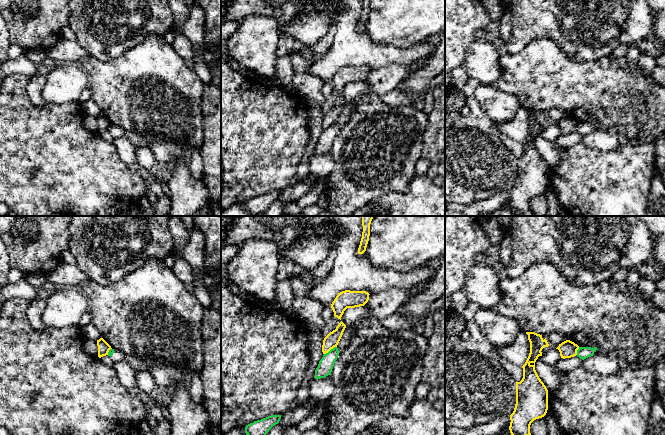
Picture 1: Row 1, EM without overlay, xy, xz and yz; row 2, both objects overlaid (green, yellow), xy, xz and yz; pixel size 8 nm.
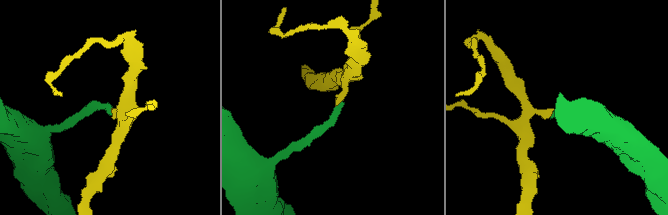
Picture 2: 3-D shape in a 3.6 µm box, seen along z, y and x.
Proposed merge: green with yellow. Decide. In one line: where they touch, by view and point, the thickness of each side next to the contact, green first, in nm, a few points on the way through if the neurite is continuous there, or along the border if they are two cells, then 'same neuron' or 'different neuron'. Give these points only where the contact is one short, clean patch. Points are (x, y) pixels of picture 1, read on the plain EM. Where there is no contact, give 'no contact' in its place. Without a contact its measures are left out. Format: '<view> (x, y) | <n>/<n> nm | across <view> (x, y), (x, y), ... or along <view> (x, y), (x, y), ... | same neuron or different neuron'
xz (331, 125) | 120/110 nm | along xz (336, 122), (324, 130) | different neuron

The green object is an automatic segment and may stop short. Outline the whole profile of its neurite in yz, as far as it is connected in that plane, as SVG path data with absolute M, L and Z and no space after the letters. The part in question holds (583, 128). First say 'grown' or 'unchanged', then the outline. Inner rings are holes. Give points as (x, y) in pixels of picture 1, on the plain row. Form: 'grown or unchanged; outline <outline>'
unchanged; outline M579 123L577 126L577 132L584 136L590 132L594 131L594 128L597 126L597 123L591 124L591 123Z

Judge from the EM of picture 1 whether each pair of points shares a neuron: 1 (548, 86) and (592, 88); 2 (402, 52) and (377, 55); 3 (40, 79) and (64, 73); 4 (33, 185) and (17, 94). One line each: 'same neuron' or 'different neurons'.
1: same neuron
2: same neuron
3: different neurons
4: same neuron

